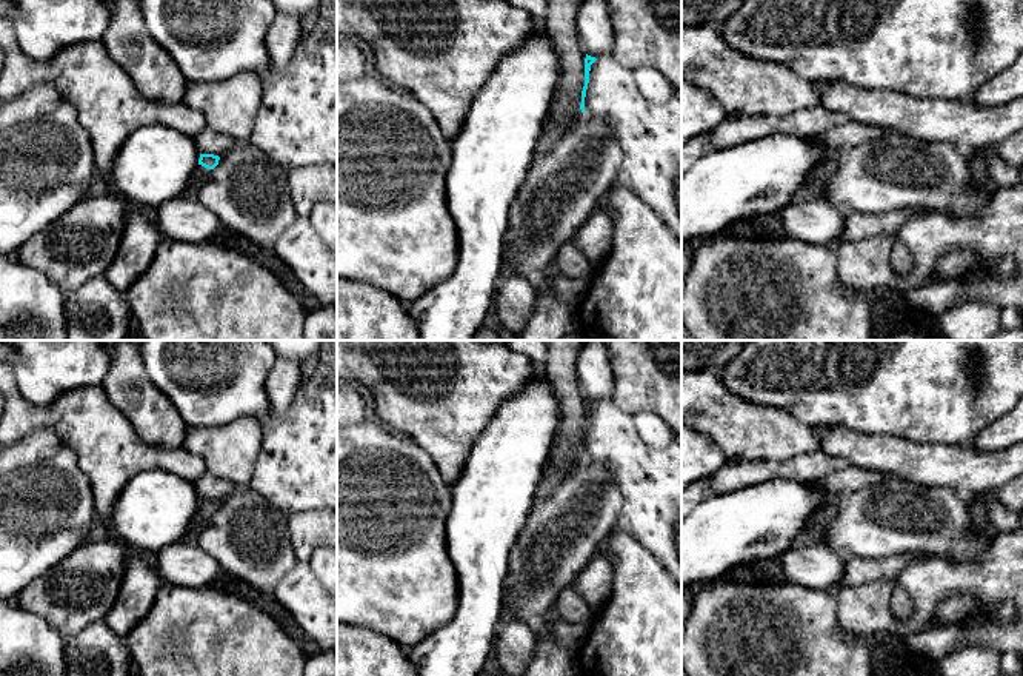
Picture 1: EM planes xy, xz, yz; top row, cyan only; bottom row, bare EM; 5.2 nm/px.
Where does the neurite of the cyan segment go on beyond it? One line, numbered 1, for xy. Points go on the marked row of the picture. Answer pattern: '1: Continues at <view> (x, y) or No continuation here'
1: Continues at xy (200, 174)

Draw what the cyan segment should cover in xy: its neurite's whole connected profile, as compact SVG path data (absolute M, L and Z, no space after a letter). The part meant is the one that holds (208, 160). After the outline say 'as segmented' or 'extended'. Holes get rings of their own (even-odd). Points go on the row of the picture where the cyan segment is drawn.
M200 154L198 166L194 169L189 185L185 191L186 197L195 197L195 192L208 182L212 169L218 165L218 160L218 156Z; extended

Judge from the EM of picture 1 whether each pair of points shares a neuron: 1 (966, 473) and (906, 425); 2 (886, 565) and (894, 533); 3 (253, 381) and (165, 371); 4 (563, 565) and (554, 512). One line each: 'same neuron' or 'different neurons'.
1: different neurons
2: different neurons
3: same neuron
4: same neuron

